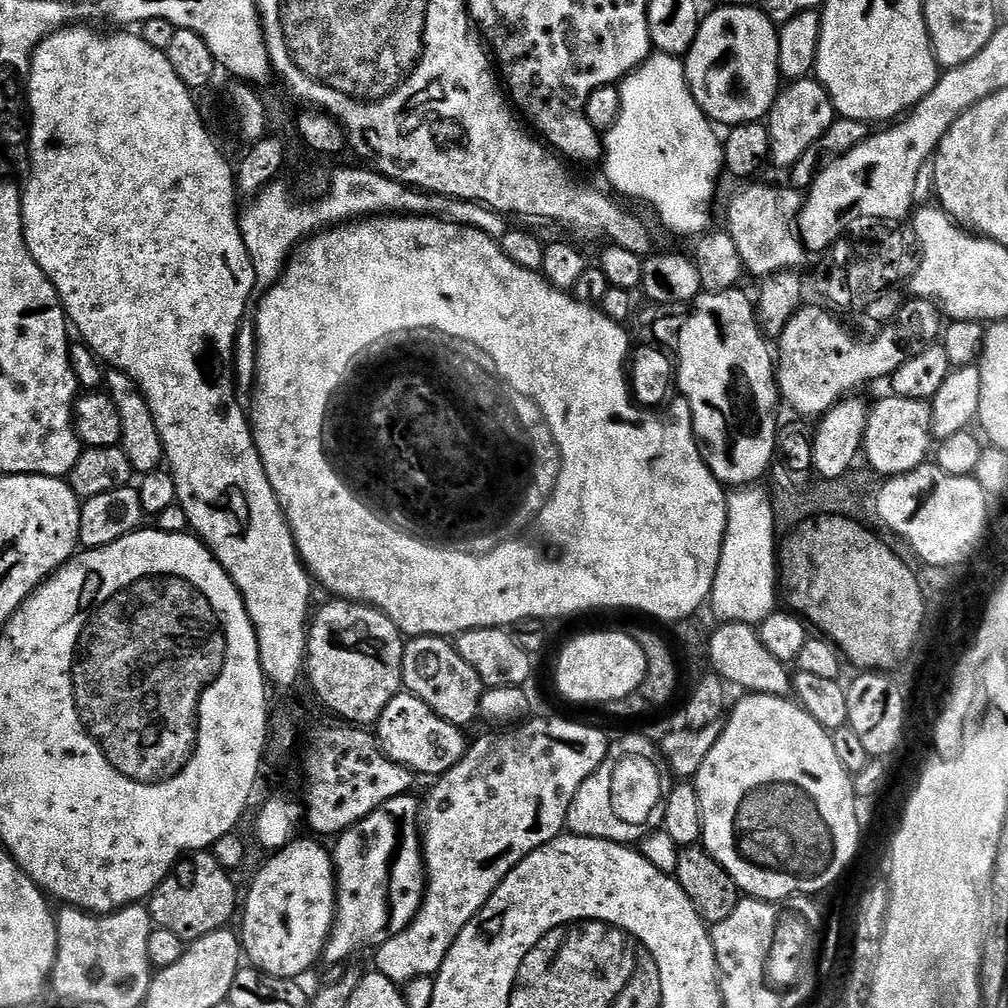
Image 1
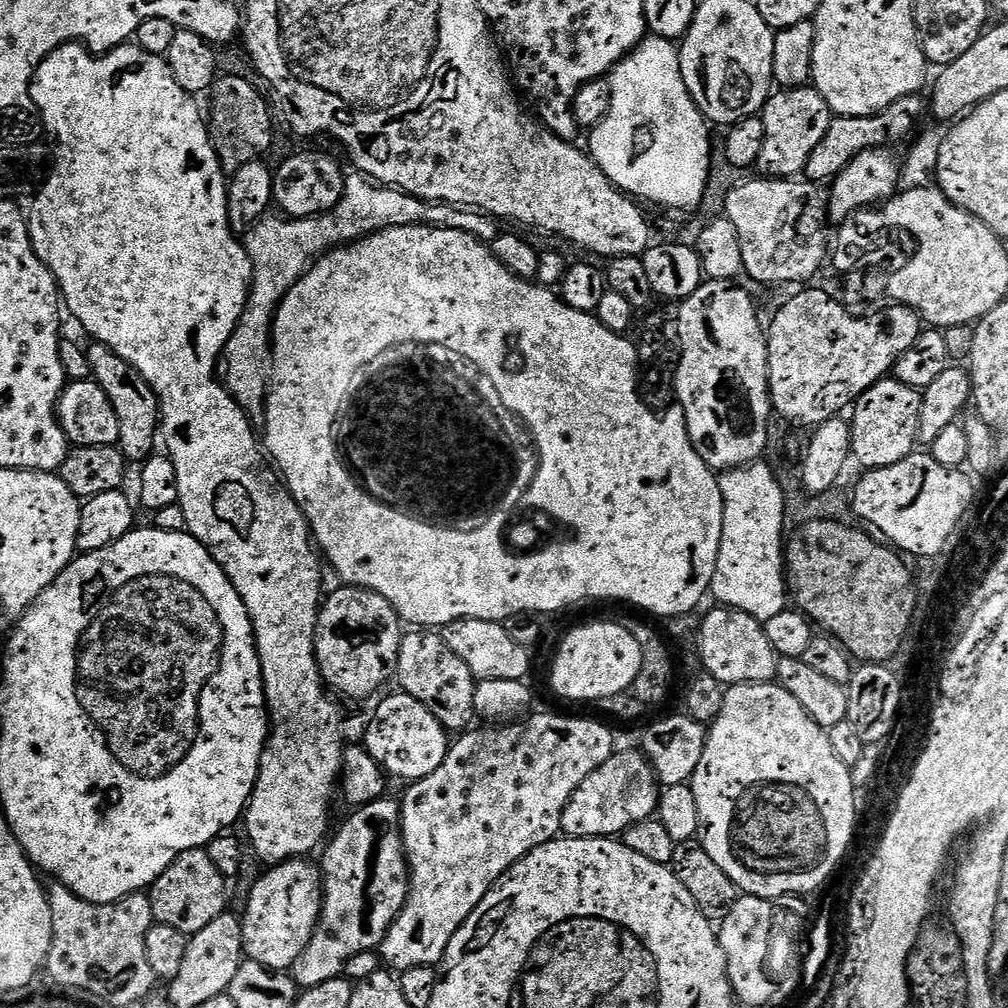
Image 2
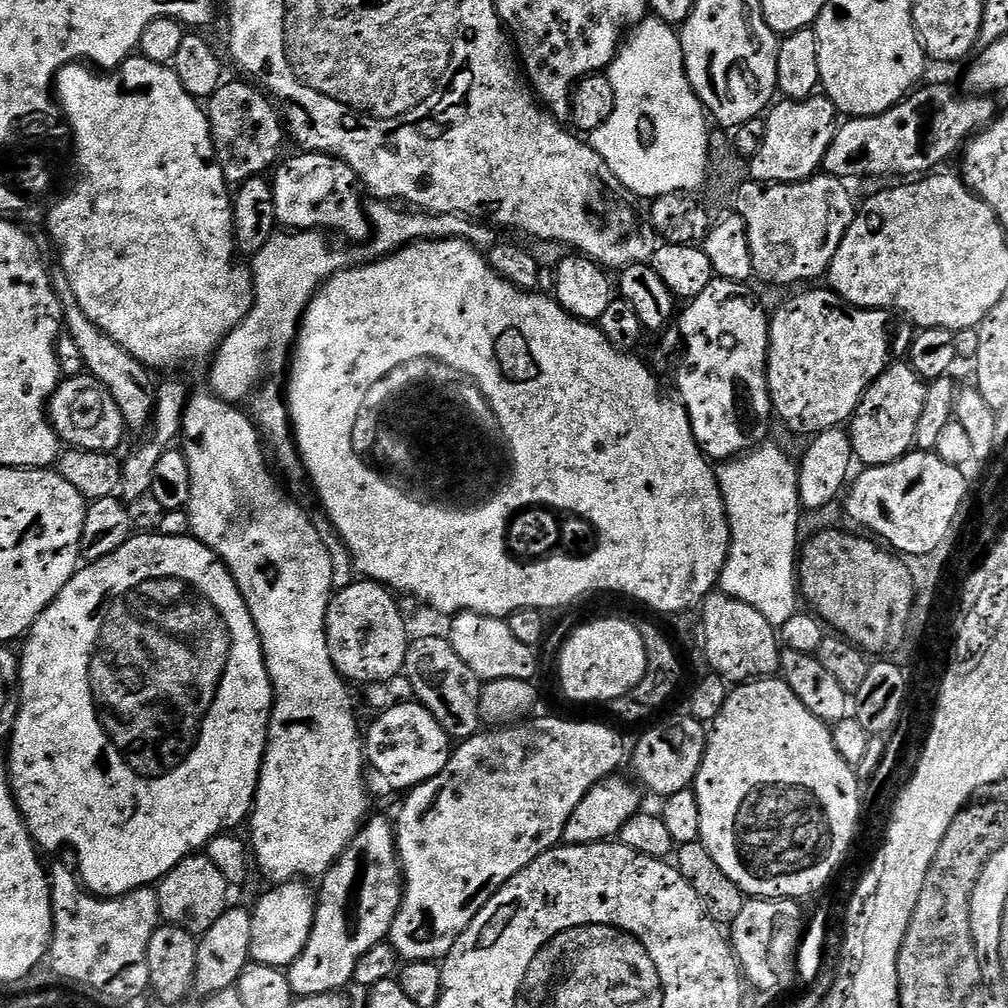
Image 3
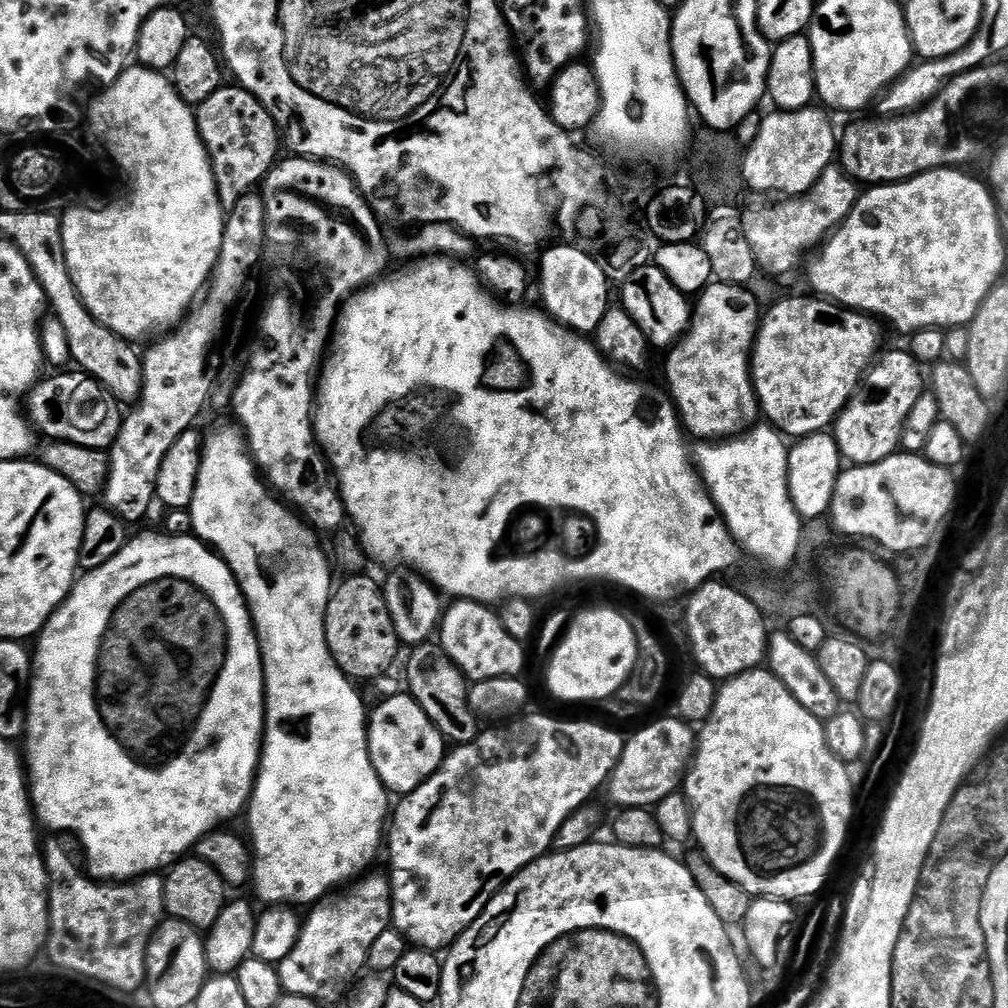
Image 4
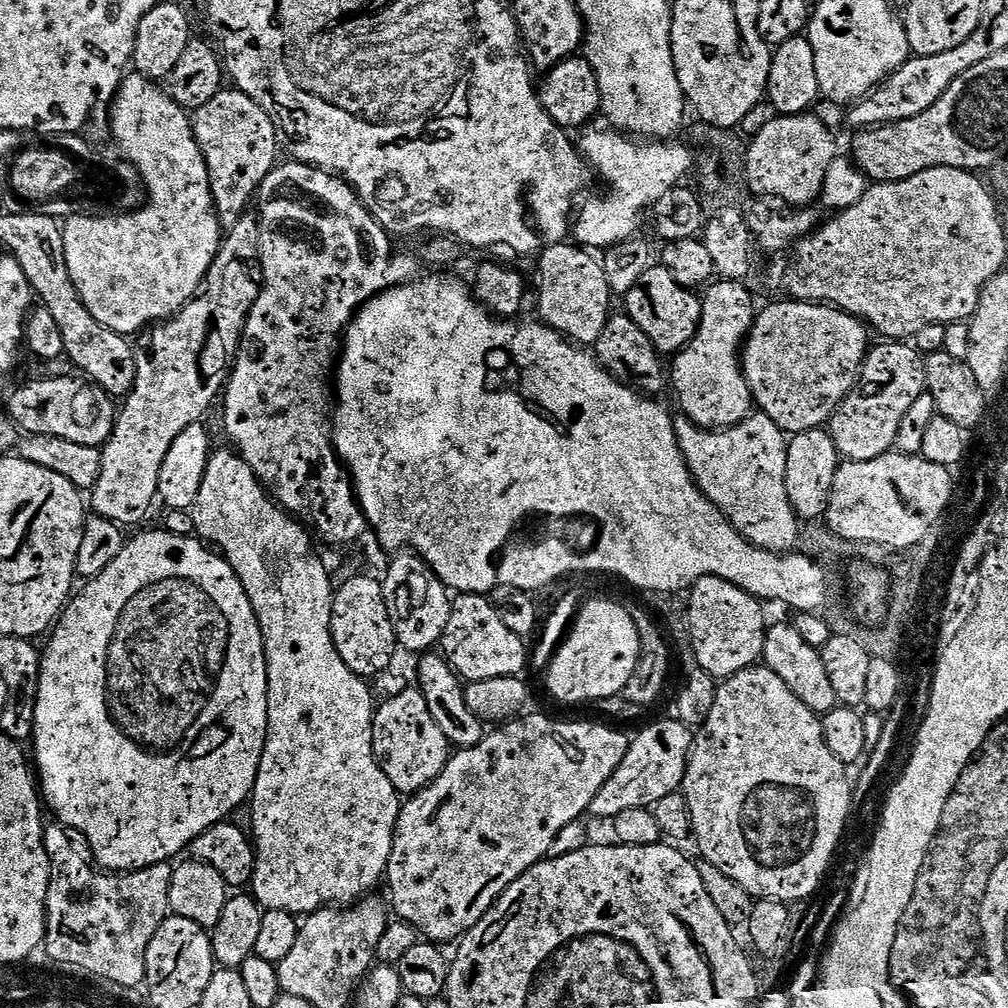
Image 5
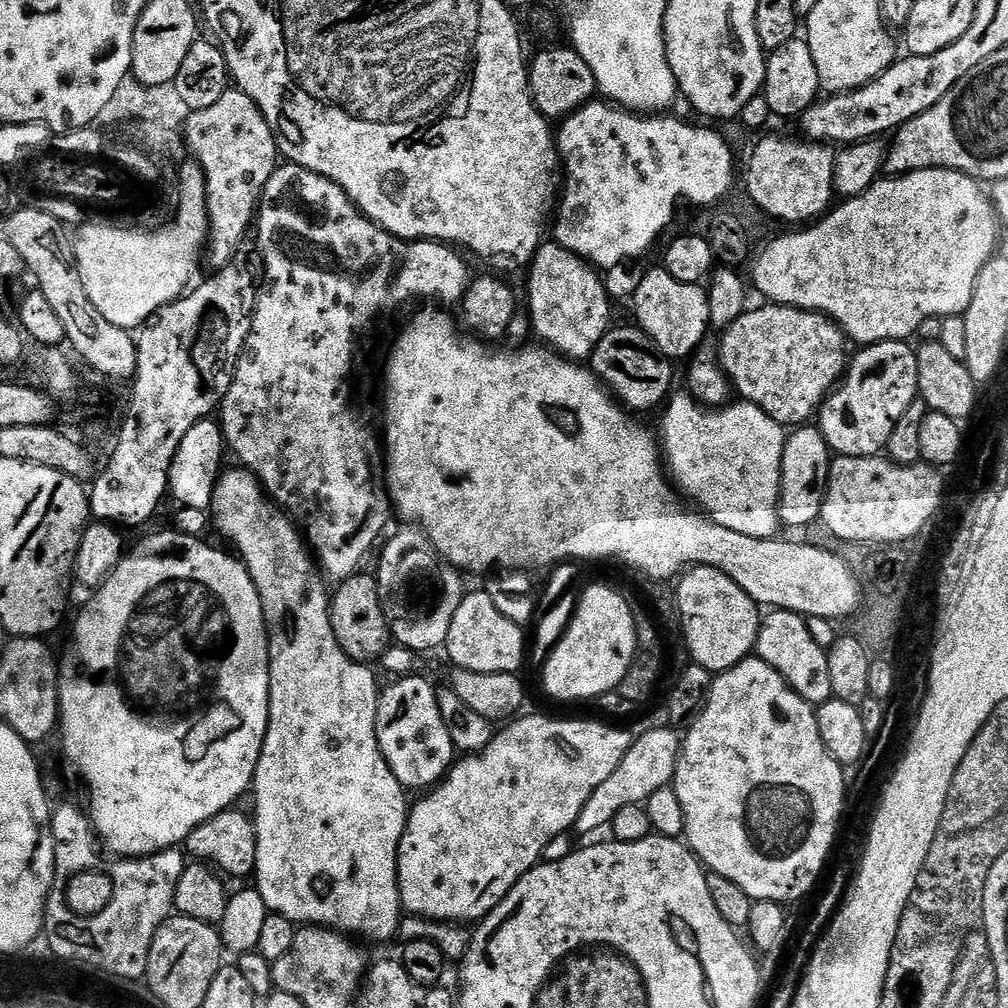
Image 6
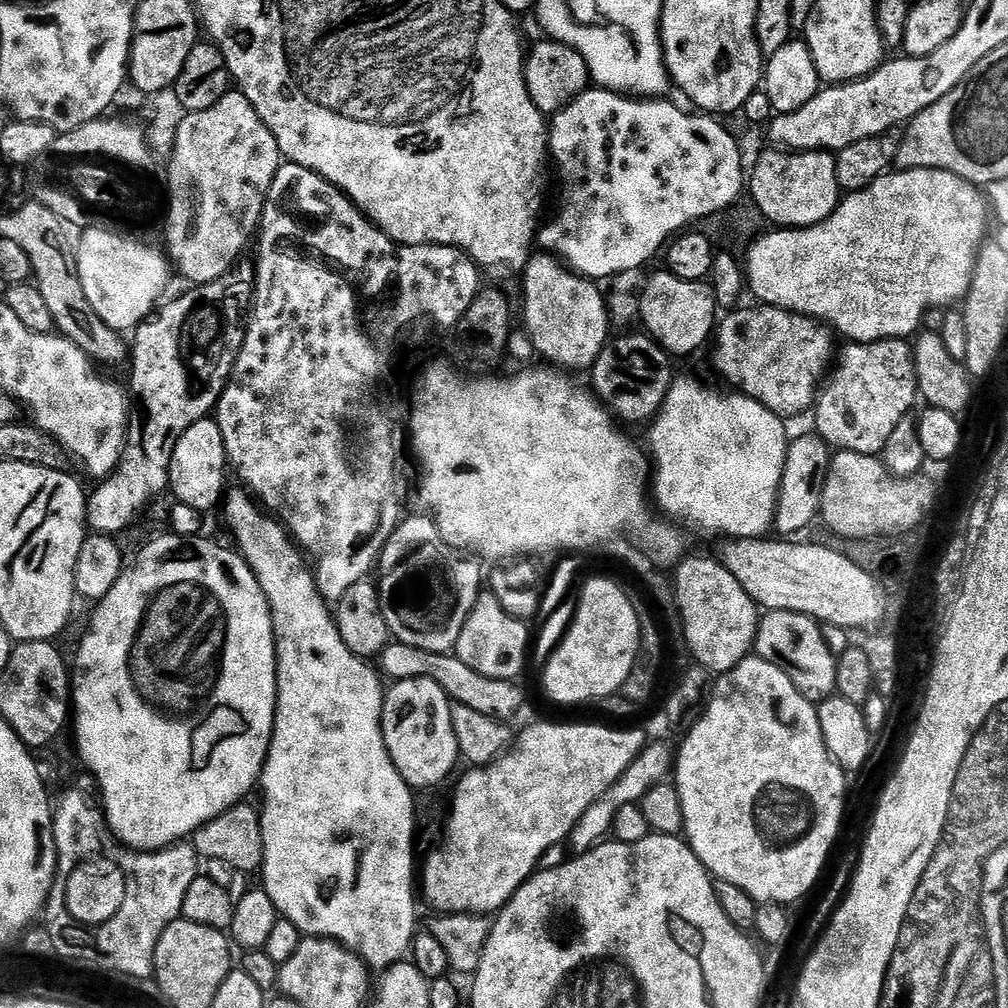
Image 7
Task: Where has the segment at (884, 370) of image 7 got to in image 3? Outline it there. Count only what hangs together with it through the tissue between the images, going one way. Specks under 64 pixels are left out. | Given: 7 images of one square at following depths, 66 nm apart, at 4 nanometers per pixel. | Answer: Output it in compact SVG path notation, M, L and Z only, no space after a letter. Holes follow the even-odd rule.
M896 362L889 366L885 372L874 380L865 390L864 396L857 404L855 412L852 413L850 421L850 441L852 444L852 454L857 461L861 460L861 465L875 466L878 464L895 464L908 452L908 447L913 447L916 438L916 427L918 418L922 416L922 406L926 402L928 389L925 381L921 380L913 368L907 363Z

